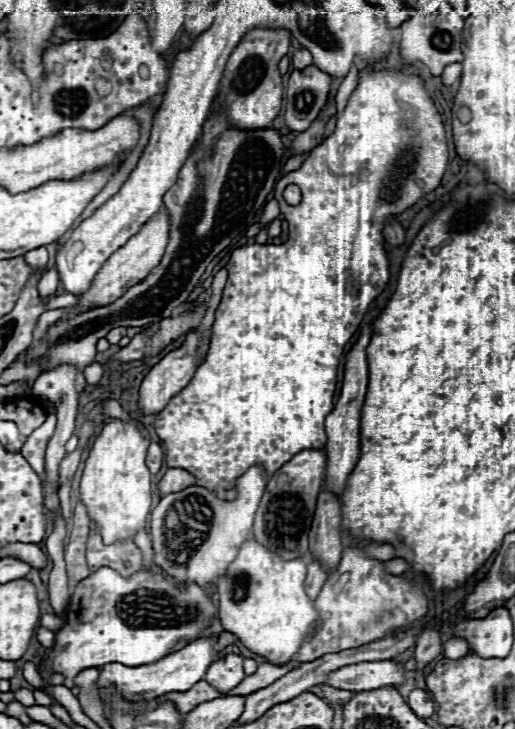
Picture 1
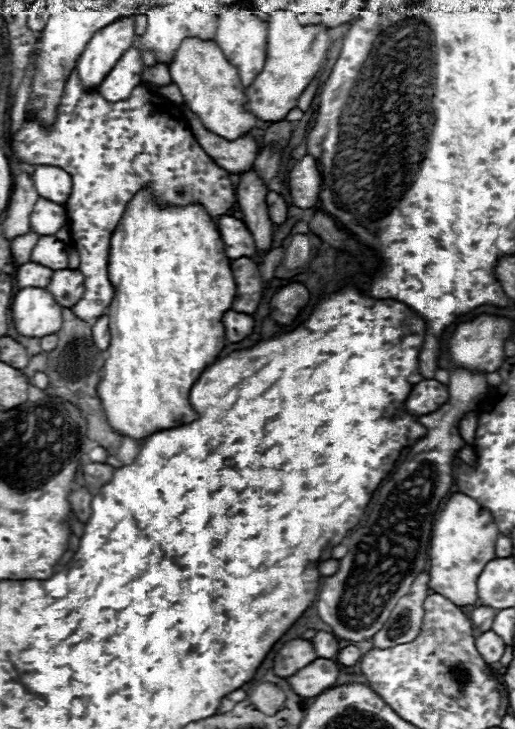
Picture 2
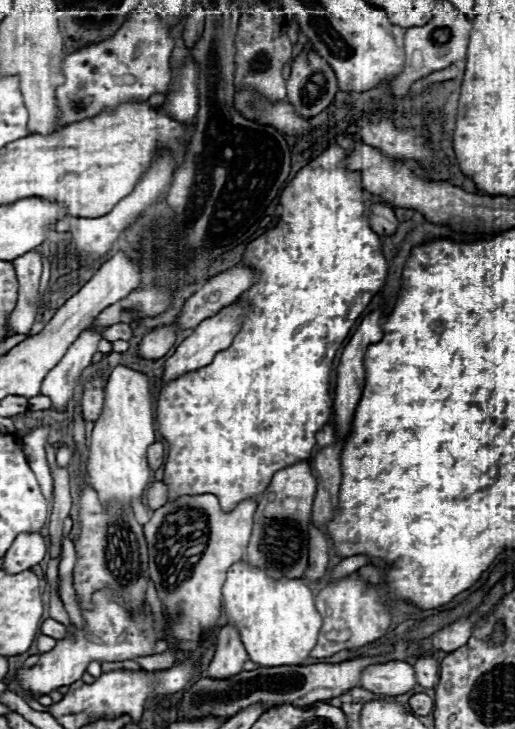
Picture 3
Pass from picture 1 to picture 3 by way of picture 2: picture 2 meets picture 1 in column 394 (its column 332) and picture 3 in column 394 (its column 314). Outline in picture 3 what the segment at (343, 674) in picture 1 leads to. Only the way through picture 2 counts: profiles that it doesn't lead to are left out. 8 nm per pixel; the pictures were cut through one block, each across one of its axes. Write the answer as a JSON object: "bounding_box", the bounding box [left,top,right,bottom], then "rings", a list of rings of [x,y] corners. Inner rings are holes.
{"bounding_box":[360,660,416,696],"rings":[[[404,660],[372,664],[360,674],[360,688],[380,696],[398,696],[416,686],[414,668]]]}

